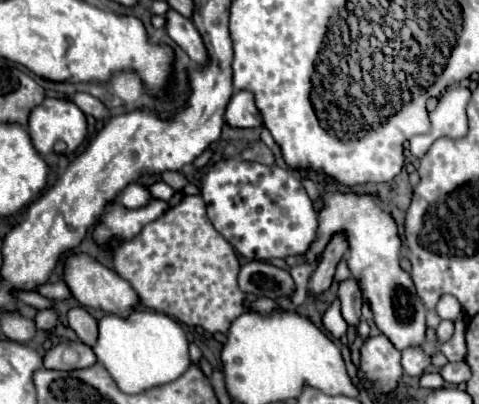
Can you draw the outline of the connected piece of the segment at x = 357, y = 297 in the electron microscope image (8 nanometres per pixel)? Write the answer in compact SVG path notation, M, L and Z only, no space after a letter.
M353 276L339 284L339 300L341 300L343 320L357 330L359 322L361 322L363 296L361 296L361 288L359 288L357 280L353 280Z

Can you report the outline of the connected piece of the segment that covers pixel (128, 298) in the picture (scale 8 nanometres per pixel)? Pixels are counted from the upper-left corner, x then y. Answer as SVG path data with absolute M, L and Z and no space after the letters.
M77 252L77 254L69 254L65 258L63 264L63 282L67 284L69 292L73 294L73 298L87 306L87 308L99 308L107 314L117 314L117 316L129 316L129 312L133 310L133 306L137 304L137 294L131 288L131 284L127 280L123 280L119 274L115 274L113 270L105 268L103 264L99 264L95 258L91 258L85 252Z

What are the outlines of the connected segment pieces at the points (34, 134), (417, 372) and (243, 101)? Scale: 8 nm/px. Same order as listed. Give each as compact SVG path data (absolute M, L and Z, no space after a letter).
M45 98L33 108L27 126L35 150L43 156L51 152L57 140L63 140L67 144L67 154L71 154L87 134L85 114L73 102L59 98Z
M407 348L401 352L403 372L409 376L421 376L429 366L429 354L425 348Z
M239 90L233 94L225 110L225 122L229 128L257 128L261 126L261 116L255 106L253 94Z

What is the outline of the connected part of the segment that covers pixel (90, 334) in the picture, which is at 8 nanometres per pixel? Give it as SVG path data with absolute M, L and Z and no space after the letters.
M71 308L69 314L67 314L67 320L69 320L69 326L77 332L77 336L93 346L95 340L97 340L97 320L83 308Z

